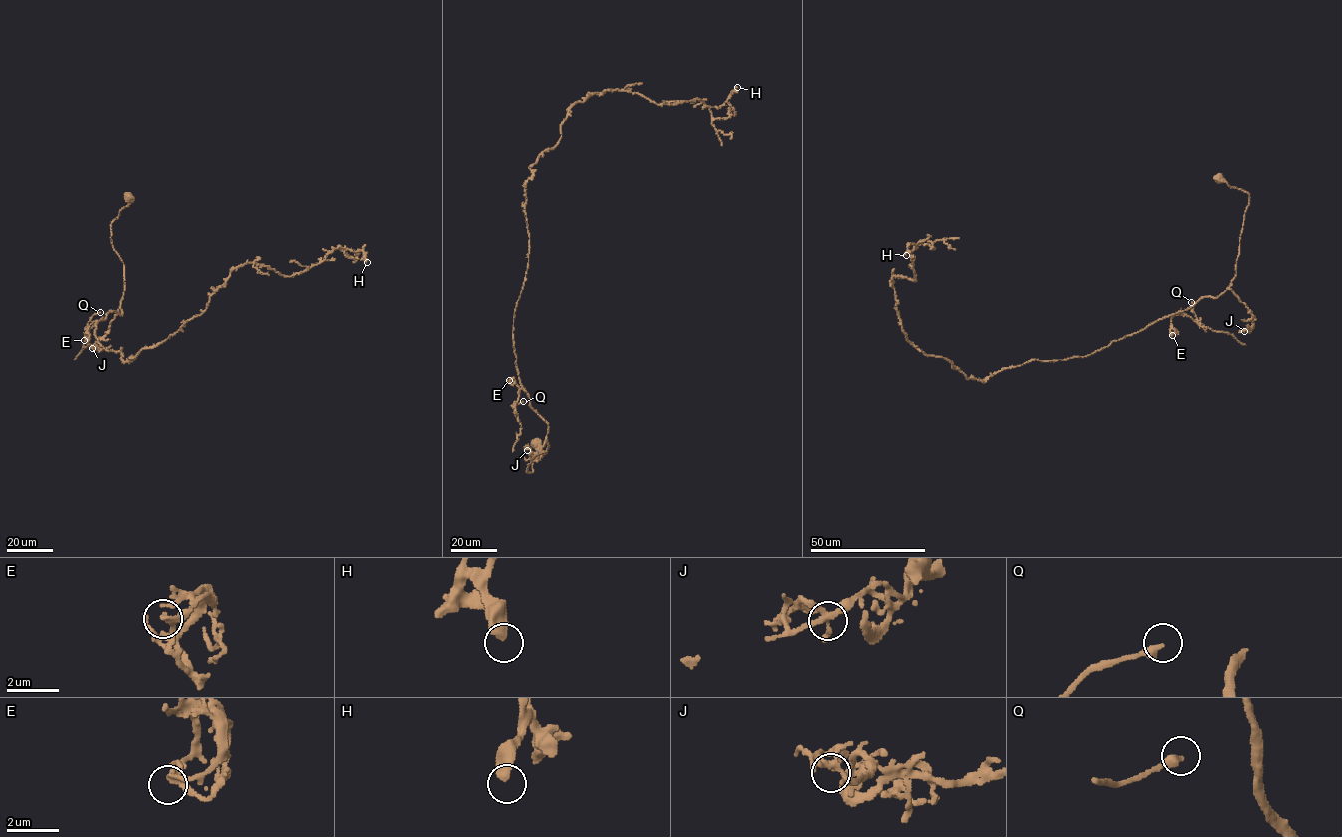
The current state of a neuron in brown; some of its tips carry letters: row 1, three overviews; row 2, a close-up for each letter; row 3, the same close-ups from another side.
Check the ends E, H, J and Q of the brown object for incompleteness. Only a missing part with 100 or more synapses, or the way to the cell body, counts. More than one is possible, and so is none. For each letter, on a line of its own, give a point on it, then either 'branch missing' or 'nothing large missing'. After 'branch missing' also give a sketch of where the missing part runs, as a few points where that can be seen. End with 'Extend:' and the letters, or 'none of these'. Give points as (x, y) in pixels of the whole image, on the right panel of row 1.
E: (1172, 335) | nothing large missing
H: (906, 255) | nothing large missing
J: (1244, 331) | nothing large missing
Q: (1191, 302) | nothing large missing
Extend: none of these

